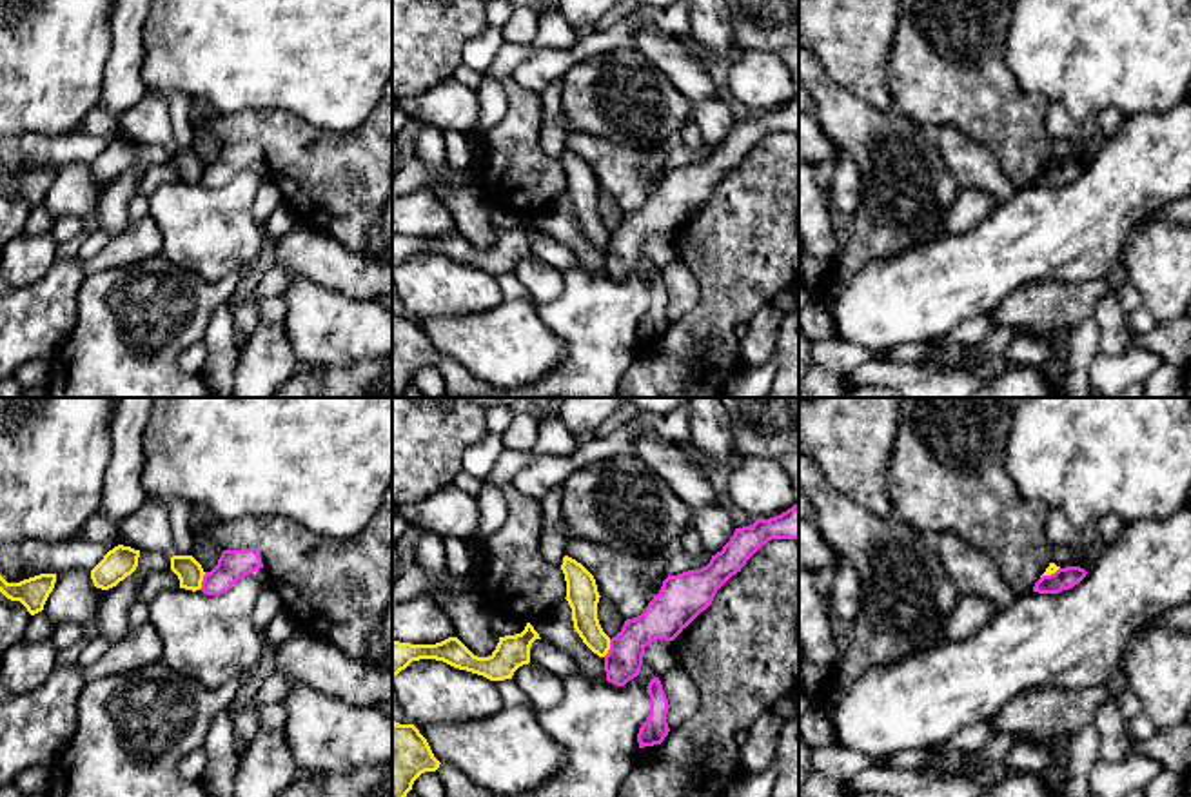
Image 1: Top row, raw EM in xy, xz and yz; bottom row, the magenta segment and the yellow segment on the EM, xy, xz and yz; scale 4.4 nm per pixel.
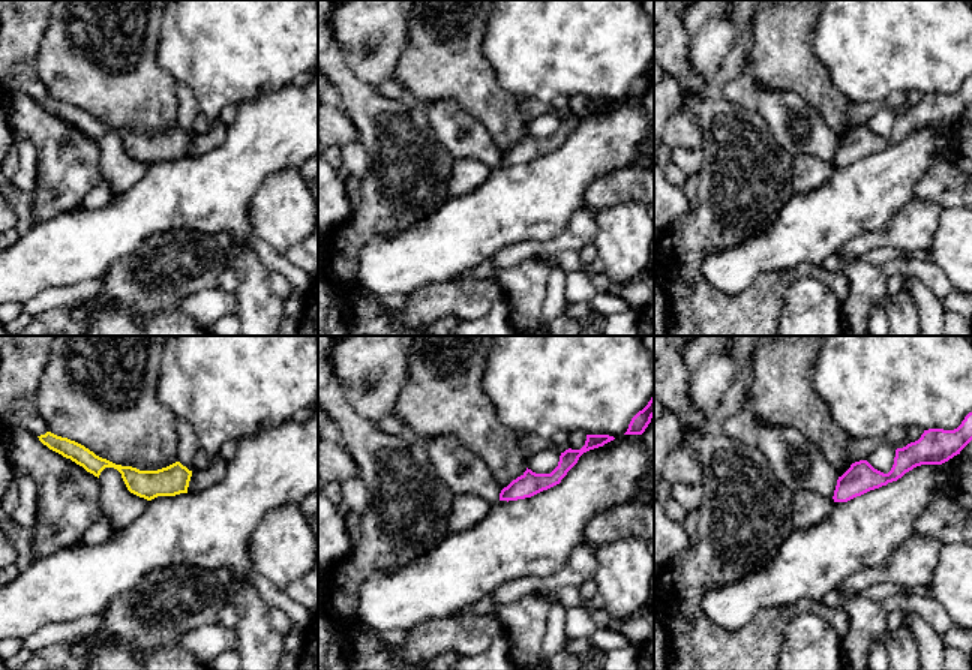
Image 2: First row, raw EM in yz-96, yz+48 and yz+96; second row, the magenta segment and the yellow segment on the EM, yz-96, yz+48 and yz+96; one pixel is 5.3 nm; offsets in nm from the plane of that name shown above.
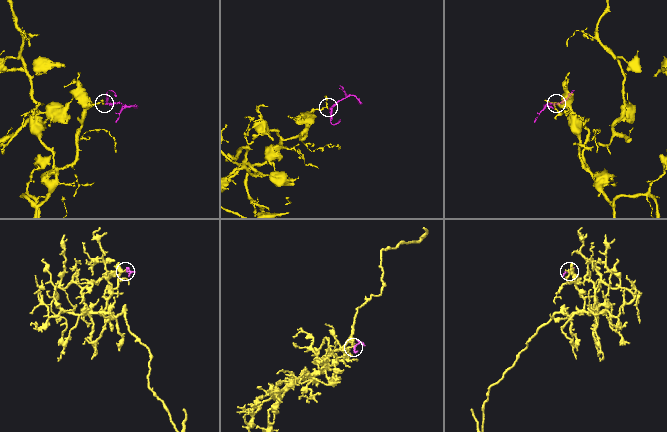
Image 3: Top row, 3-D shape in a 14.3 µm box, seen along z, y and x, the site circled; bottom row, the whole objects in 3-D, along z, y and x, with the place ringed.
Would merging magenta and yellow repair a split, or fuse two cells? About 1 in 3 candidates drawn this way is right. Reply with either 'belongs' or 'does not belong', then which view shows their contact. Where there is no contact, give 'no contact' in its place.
does not belong; meets magenta in xy

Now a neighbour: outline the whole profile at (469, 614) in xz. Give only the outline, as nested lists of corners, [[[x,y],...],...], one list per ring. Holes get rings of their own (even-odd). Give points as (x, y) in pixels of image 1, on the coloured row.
[[[430,590],[427,594],[448,615],[456,637],[477,657],[488,657],[499,637],[490,628],[492,612],[477,592],[447,594]]]

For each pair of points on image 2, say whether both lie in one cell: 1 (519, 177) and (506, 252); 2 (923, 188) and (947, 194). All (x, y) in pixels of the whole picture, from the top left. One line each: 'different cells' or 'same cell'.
1: different cells
2: same cell

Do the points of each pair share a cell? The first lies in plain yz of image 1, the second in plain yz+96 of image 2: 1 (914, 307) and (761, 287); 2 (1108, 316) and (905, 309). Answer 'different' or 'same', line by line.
1: different
2: different

